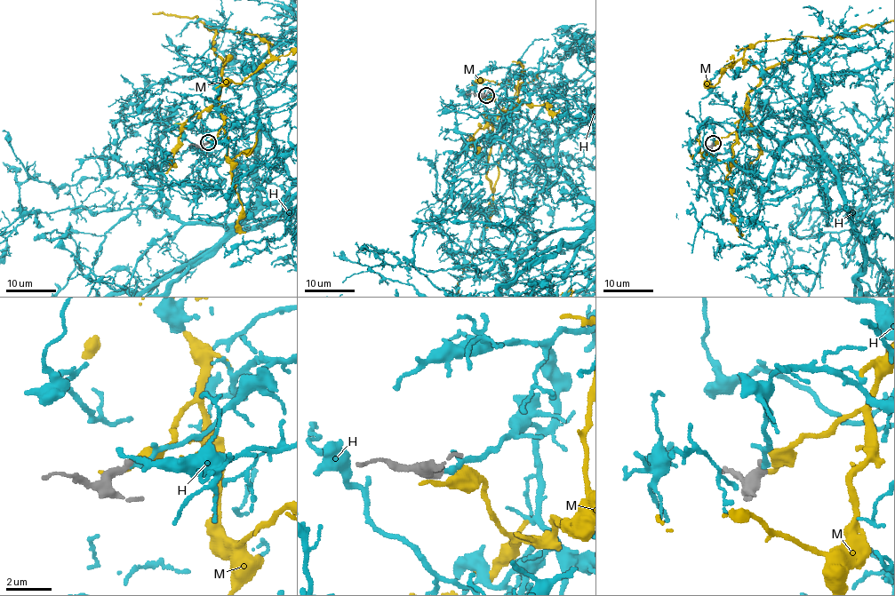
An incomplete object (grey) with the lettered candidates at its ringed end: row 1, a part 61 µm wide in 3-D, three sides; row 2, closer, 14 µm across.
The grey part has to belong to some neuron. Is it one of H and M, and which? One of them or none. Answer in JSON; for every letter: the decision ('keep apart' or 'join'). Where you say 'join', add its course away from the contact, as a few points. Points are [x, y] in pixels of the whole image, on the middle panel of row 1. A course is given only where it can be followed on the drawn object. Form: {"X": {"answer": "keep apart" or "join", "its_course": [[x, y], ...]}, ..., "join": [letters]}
{"H": {"answer": "join"}, "M": {"answer": "keep apart"}, "join": ["H"]}

